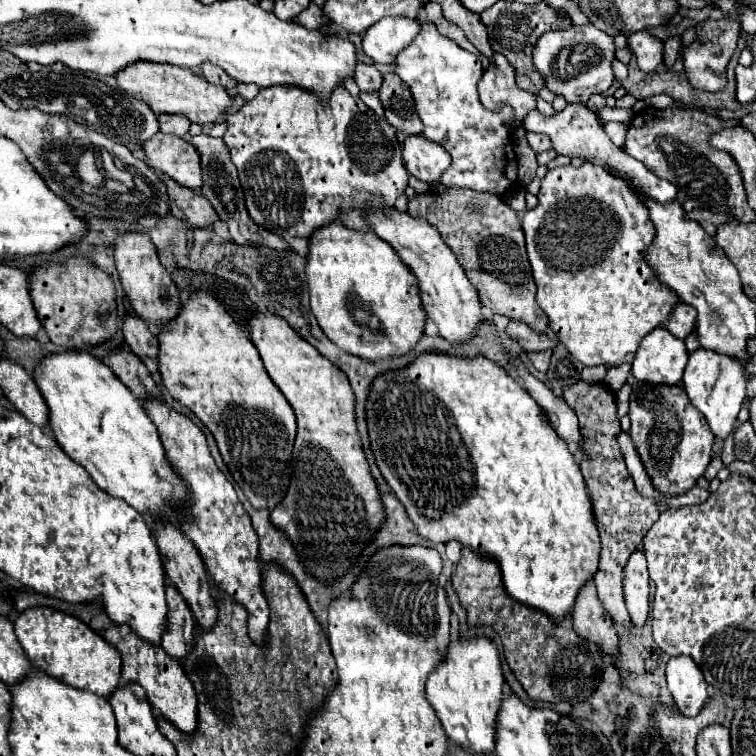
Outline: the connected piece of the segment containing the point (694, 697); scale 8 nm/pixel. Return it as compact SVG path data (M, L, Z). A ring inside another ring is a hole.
M673 656L667 662L667 684L675 706L685 716L697 716L707 700L707 682L691 656Z

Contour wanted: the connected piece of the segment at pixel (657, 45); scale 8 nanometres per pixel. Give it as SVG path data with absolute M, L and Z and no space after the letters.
M633 32L627 38L629 48L637 56L637 64L645 74L653 74L663 64L663 42L649 32Z

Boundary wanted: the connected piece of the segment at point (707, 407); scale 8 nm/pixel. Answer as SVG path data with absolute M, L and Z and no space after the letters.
M705 348L693 350L683 374L683 388L687 390L691 404L707 418L717 438L725 438L735 428L737 414L745 400L745 368L739 364L739 360L731 360L731 356L723 356Z

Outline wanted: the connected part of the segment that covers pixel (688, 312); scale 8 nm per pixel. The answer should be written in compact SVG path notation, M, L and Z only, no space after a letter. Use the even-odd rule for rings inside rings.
M681 300L675 304L675 308L671 310L671 316L667 318L667 330L677 336L677 338L685 338L687 334L693 332L695 326L695 308L691 308L689 304L683 304Z

